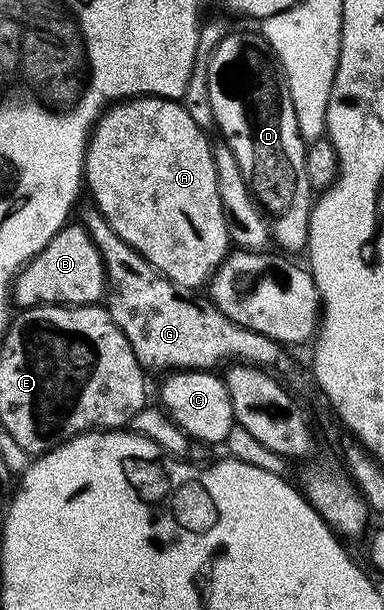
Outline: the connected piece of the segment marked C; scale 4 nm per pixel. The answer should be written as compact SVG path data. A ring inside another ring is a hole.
M181 370L166 375L159 390L162 409L188 438L199 442L226 443L229 432L235 427L233 404L229 400L227 383L218 373L206 370Z

